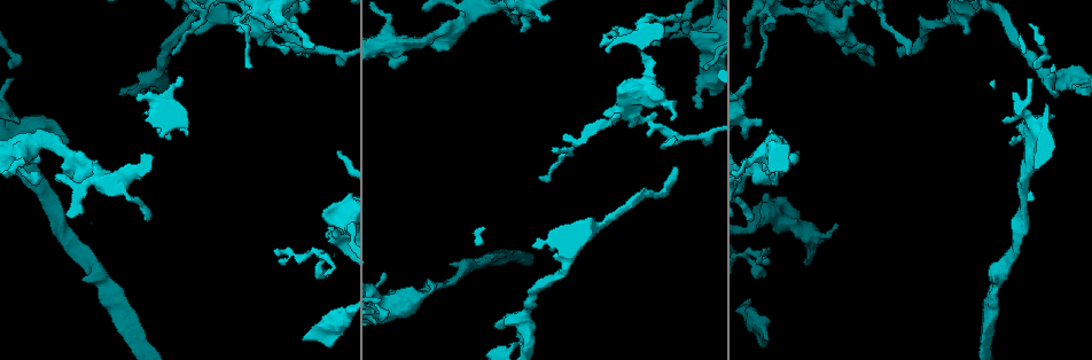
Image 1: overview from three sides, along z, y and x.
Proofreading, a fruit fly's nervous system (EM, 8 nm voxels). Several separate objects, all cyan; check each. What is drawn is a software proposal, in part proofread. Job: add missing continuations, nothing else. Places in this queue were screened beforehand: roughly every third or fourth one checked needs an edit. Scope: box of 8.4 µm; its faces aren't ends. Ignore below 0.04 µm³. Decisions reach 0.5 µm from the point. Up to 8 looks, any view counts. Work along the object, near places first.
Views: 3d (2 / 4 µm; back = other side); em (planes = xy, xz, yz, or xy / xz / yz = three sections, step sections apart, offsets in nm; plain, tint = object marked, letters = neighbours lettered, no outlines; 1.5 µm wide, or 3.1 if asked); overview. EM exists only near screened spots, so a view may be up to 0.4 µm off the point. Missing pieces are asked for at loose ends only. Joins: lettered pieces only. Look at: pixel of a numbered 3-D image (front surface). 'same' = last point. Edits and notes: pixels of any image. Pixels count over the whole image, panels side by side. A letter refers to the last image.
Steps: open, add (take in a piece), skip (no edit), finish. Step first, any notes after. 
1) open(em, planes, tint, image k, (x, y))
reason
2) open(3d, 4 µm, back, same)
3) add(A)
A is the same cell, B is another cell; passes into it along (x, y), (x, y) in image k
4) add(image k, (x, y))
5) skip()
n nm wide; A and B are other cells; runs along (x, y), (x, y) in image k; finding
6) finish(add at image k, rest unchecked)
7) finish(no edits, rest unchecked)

open(3d, 2 µm, image 1, (520, 32))

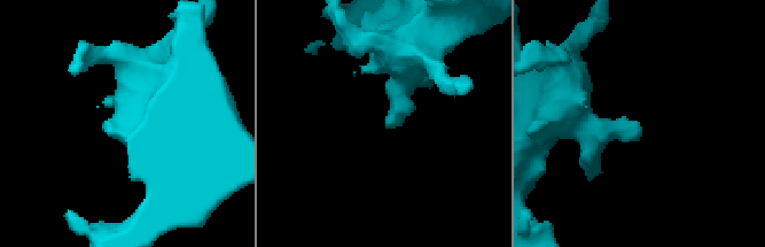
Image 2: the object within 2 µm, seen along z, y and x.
open(em, planes, letters, image 2, (387, 124))

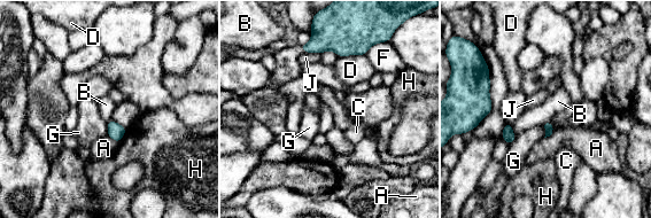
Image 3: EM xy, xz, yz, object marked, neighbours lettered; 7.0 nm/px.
skip()
A, B, C, D, F, G, H and J are other cells; border along (106, 123), (107, 134) in image 3; no lettered piece goes on from it

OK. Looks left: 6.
open(3d, 4 µm, image 1, (965, 33))
an open end

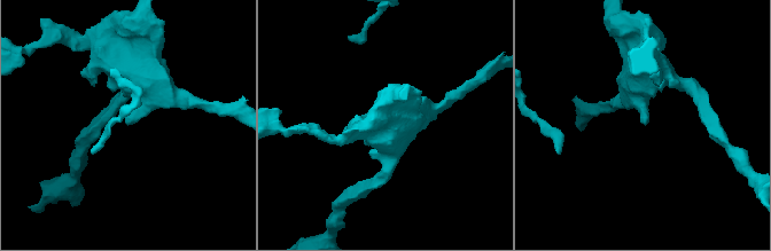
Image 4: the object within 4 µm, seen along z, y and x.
open(em, yz, step 4, letters, image 4, (645, 123))
need the tissue

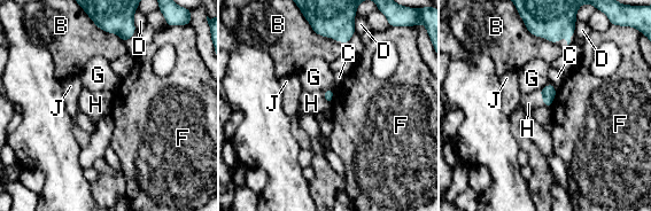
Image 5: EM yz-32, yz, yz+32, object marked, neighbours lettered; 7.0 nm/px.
add(H)
H is the same cell, B, C, D, F, G and J are other cells; passes into it along (327, 93), (325, 98), (311, 103) in image 5; it goes on there

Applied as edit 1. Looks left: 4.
open(overview)
see it whole again

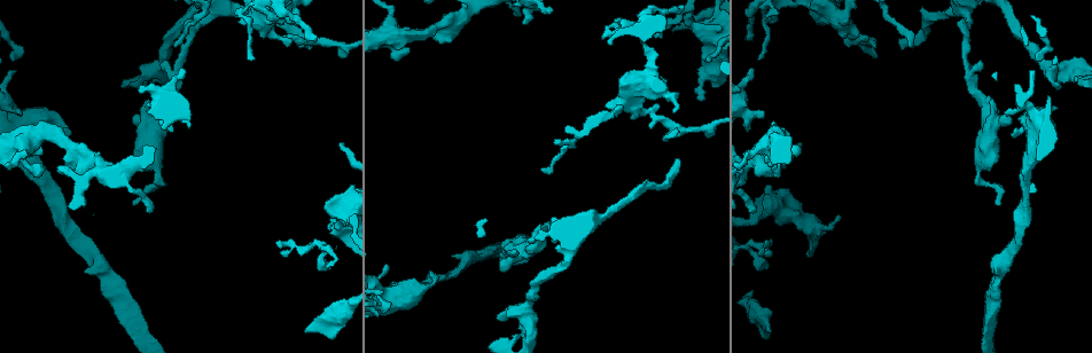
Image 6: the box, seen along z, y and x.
open(em, planes, letters, image 6, (430, 271))
an open end

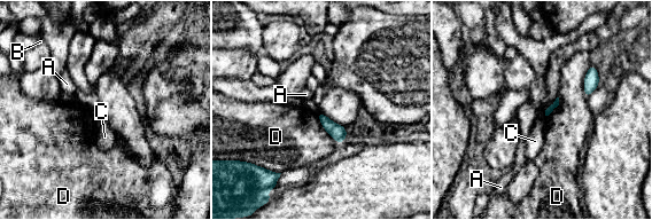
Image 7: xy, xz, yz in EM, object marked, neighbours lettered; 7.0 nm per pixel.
skip()
A, B, C and D are other cells; border along (591, 64), (583, 81), (587, 97) in image 7; no lettered piece goes on from it

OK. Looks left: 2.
finish(add at image 5, rest unchecked)

